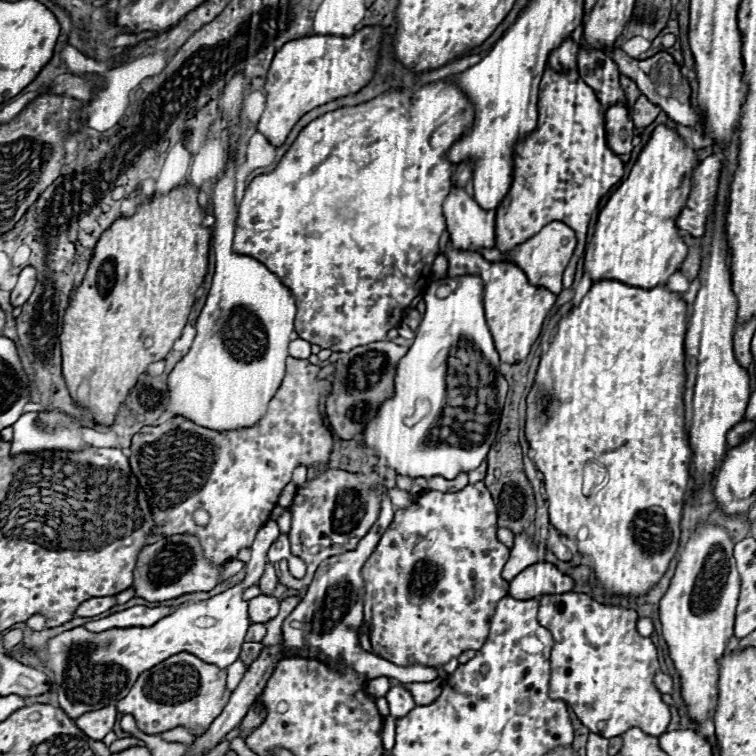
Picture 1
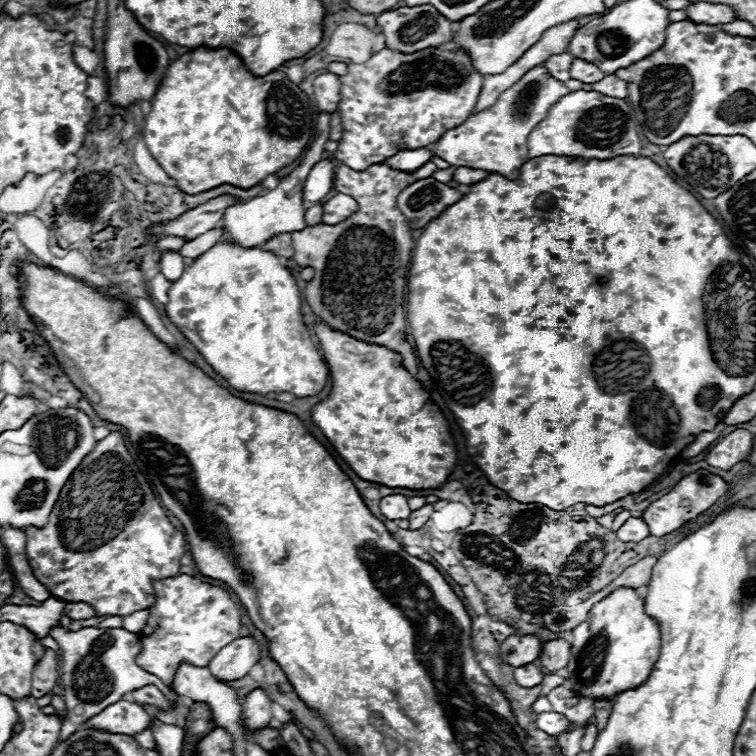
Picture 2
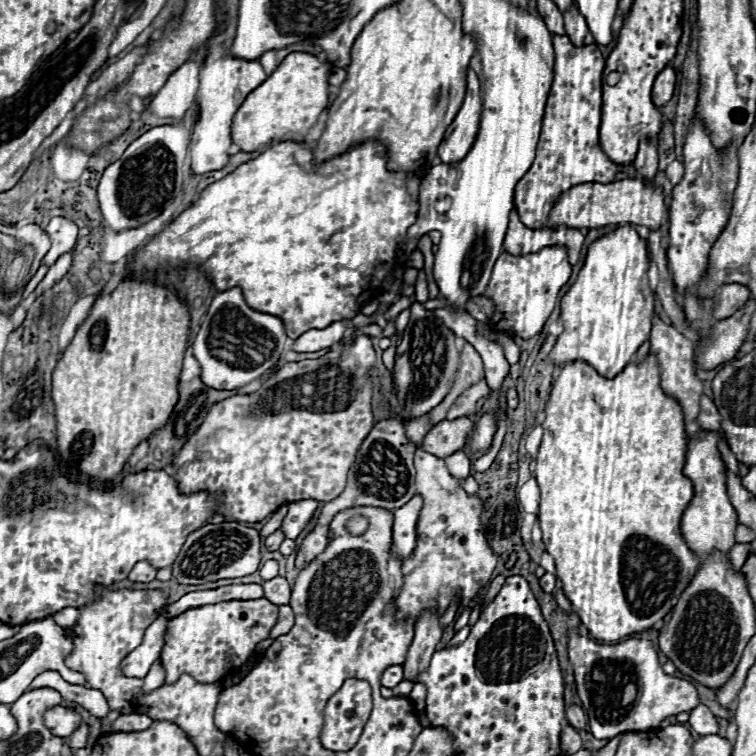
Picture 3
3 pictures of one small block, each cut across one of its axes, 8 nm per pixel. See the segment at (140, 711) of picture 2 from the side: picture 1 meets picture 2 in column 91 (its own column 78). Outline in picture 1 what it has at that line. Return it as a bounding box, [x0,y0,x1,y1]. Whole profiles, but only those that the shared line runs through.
[74,706,116,740]

